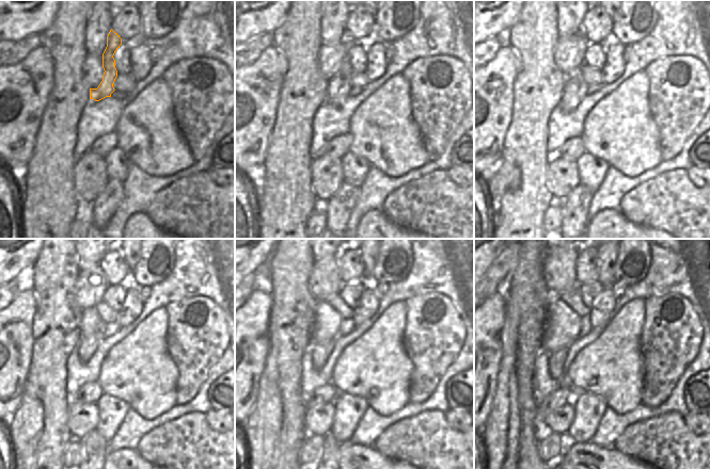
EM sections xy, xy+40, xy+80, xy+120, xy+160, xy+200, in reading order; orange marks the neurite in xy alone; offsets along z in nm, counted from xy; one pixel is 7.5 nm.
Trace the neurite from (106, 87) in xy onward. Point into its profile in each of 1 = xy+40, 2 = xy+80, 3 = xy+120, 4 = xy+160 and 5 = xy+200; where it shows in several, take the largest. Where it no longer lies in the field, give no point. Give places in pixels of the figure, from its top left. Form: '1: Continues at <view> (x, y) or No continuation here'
1: Continues at xy+40 (337, 89)
2: Continues at xy+80 (576, 90)
3: Continues at xy+120 (88, 345)
4: Continues at xy+160 (321, 352)
5: Continues at xy+200 (556, 360).

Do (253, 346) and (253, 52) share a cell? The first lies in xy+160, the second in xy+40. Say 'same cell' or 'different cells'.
different cells

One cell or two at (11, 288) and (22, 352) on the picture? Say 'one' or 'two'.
two

